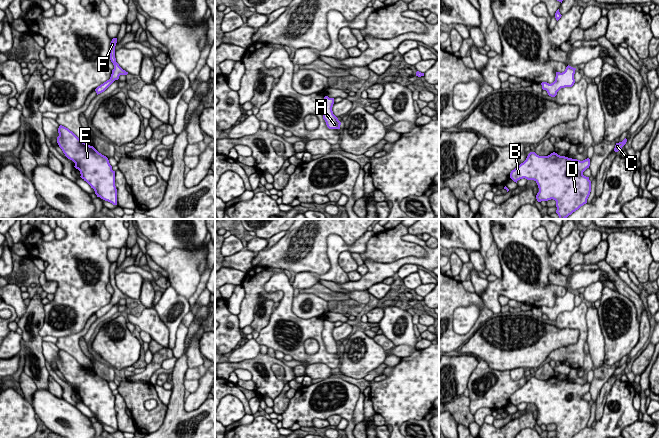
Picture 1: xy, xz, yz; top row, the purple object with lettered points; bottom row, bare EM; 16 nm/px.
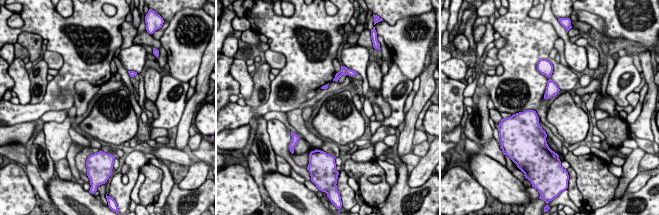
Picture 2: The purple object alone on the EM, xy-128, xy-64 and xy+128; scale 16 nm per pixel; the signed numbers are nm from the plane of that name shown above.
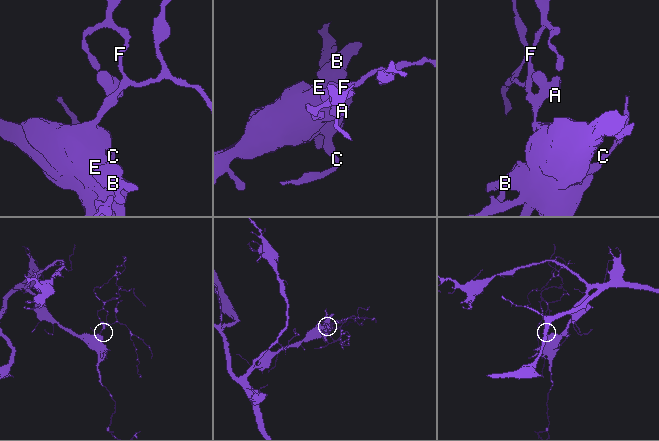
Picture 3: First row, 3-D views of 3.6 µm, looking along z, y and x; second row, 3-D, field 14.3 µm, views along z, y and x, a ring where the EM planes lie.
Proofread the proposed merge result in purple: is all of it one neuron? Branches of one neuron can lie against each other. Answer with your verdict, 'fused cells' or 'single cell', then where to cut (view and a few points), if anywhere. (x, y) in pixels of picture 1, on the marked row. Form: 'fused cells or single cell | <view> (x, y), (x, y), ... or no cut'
single cell | no cut

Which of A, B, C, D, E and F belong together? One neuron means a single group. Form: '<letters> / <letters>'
A B C D E F

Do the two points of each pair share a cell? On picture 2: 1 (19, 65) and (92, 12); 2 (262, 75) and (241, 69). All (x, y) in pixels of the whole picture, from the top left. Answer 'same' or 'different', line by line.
1: different
2: different

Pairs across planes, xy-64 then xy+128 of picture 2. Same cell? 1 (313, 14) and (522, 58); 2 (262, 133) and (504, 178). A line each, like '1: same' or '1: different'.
1: same
2: different

